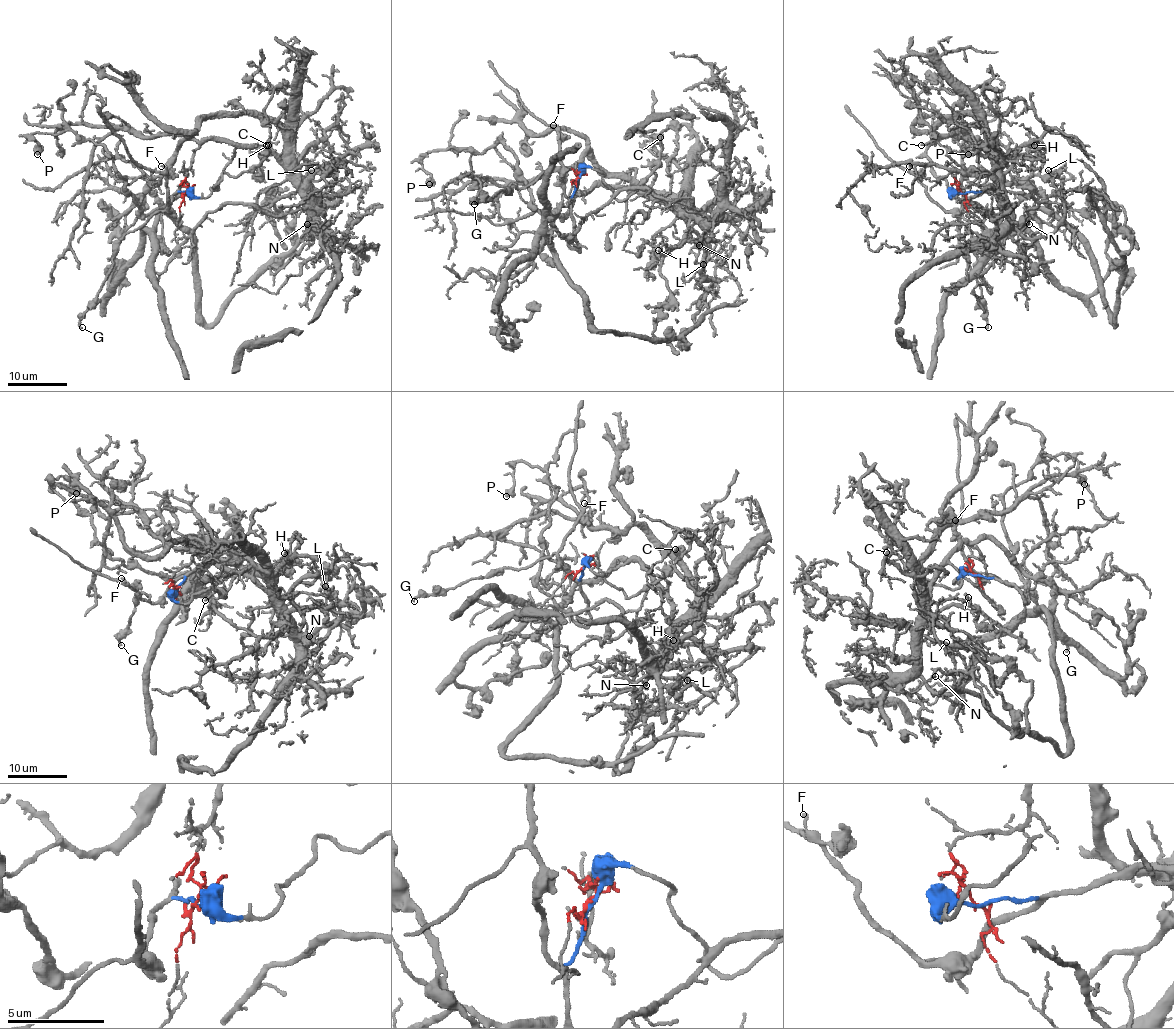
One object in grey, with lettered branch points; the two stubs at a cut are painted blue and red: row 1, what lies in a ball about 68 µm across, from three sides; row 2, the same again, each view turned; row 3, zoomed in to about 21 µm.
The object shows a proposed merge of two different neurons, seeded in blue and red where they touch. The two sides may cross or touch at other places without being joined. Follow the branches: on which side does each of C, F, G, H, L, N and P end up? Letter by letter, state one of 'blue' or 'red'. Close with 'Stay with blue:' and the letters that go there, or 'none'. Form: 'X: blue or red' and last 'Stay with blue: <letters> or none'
C: blue
F: blue
G: blue
H: red
L: red
N: red
P: blue
Stay with blue: C, F, G, P

